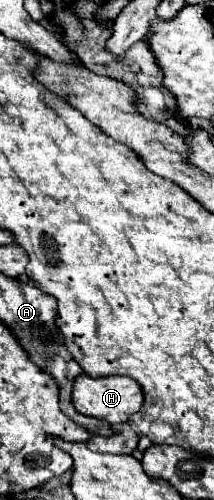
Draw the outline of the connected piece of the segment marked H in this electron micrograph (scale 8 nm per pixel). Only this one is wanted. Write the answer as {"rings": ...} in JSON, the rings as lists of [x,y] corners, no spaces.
{"rings":[[[79,375],[75,385],[73,385],[73,405],[79,413],[91,415],[97,419],[105,419],[111,425],[125,423],[133,413],[137,413],[143,405],[143,389],[135,379],[121,377],[121,375],[111,375],[111,377],[89,377],[89,375]]]}

